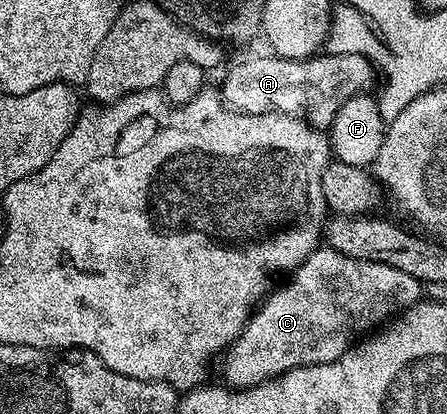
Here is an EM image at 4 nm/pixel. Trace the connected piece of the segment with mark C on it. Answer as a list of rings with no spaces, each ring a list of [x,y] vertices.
[[[328,246],[309,255],[291,279],[290,284],[270,291],[260,301],[239,339],[224,353],[224,383],[228,387],[250,388],[296,368],[335,362],[358,338],[372,333],[423,296],[422,281],[411,274],[386,264],[355,262]]]

